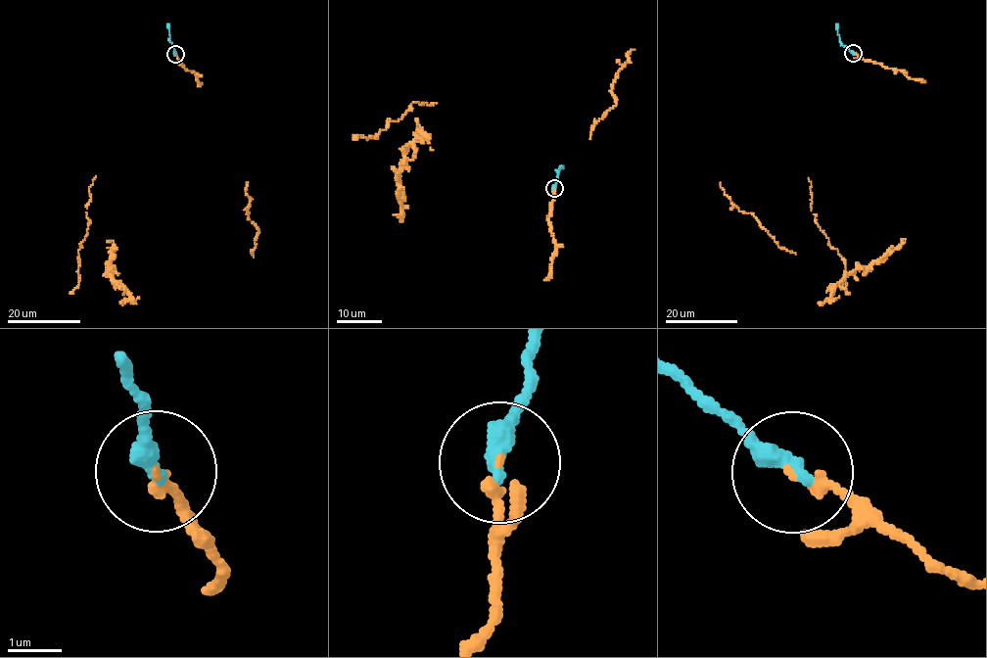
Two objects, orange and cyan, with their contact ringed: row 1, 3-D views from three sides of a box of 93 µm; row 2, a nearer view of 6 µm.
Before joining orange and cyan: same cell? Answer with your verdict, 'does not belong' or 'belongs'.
belongs

